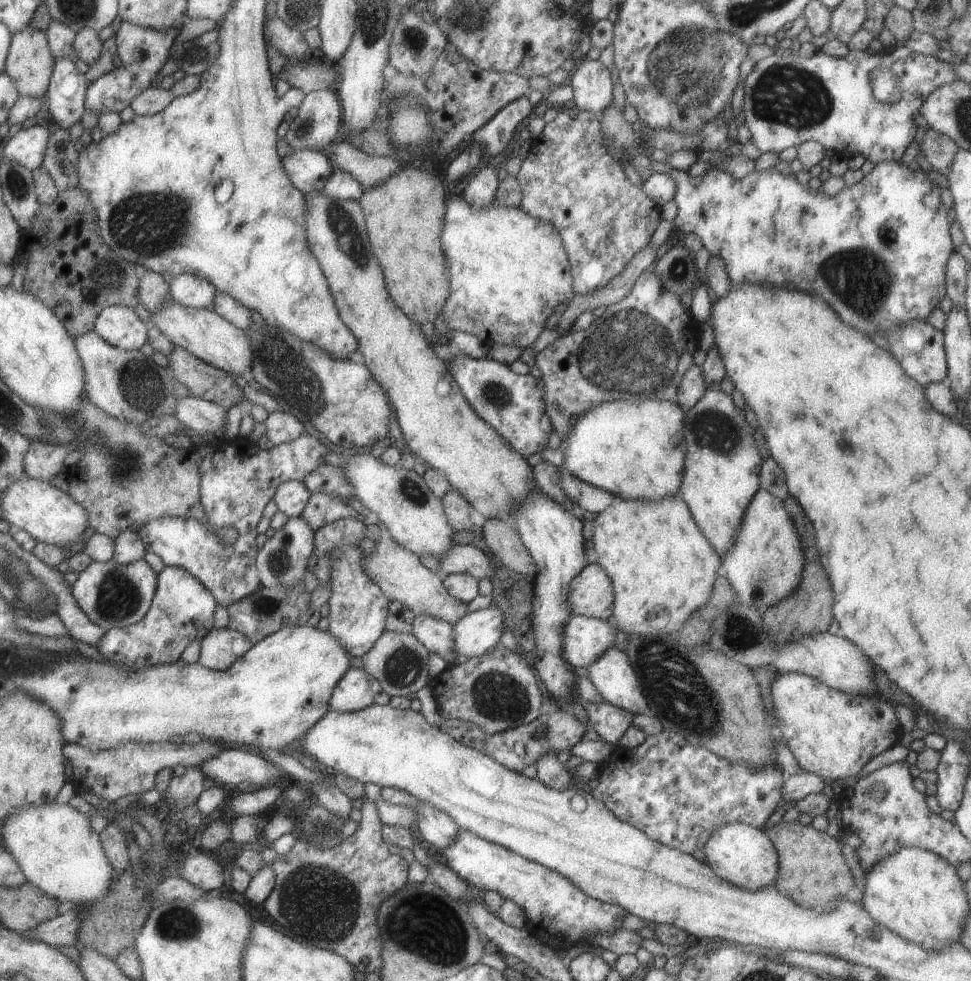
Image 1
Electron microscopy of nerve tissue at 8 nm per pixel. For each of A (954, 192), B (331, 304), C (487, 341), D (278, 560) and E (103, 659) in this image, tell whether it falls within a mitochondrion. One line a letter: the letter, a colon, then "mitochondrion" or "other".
A: other
B: other
C: other
D: mitochondrion
E: other

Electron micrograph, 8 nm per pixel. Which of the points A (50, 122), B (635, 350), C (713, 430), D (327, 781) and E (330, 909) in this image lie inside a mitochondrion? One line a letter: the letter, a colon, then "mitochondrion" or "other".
A: other
B: mitochondrion
C: mitochondrion
D: other
E: mitochondrion

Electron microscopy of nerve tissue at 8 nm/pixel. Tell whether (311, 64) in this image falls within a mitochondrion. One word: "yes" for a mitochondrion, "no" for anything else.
no

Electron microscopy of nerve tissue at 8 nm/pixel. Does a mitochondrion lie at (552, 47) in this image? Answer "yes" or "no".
no

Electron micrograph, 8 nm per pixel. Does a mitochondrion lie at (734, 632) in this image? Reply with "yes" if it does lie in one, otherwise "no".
yes

